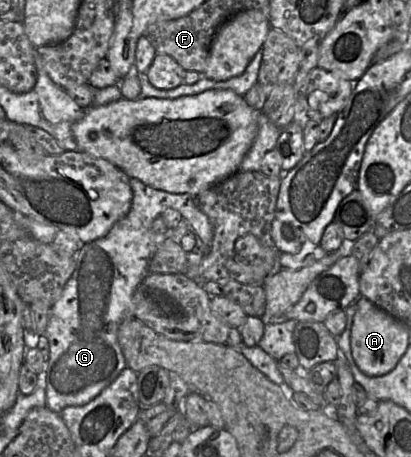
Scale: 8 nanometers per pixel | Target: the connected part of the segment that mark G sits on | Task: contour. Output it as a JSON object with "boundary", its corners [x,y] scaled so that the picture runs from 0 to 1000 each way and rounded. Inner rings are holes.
{"boundary":[[[316,389],[314,403],[324,422],[314,464],[287,481],[255,516],[197,536],[178,560],[185,571],[182,591],[146,650],[122,674],[114,716],[105,729],[122,759],[112,805],[112,891],[144,906],[163,888],[200,888],[219,880],[309,803],[285,726],[304,698],[326,694],[326,639],[363,600],[363,575],[382,545],[409,521],[438,532],[440,521],[462,505],[457,490],[474,484],[477,433],[462,425],[423,425],[375,414],[328,389]],[[409,455],[431,460],[445,481],[431,499],[409,510],[380,512],[370,503],[370,488]]]}

